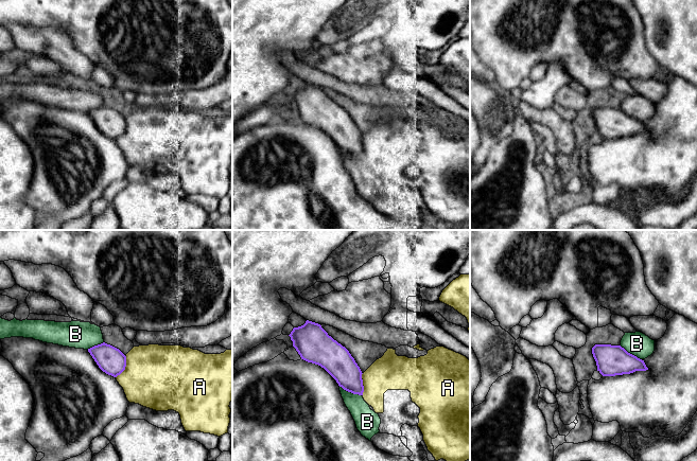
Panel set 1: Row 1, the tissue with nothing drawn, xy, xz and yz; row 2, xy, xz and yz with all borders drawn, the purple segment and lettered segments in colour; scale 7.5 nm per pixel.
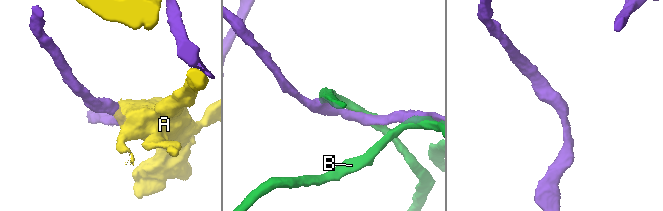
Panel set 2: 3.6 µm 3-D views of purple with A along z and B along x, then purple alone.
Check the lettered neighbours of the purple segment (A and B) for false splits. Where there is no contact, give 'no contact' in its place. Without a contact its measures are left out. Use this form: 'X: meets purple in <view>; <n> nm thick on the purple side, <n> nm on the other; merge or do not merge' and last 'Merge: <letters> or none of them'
A: meets purple in xy; 200 nm thick on the purple side, 480 nm on the other; do not merge
B: meets purple in xz; 220 nm thick on the purple side, 180 nm on the other; merge
Merge: B

